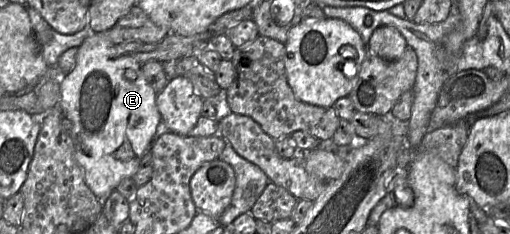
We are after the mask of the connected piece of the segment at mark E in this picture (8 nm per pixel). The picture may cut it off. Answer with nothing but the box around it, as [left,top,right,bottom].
[59,33,161,202]

